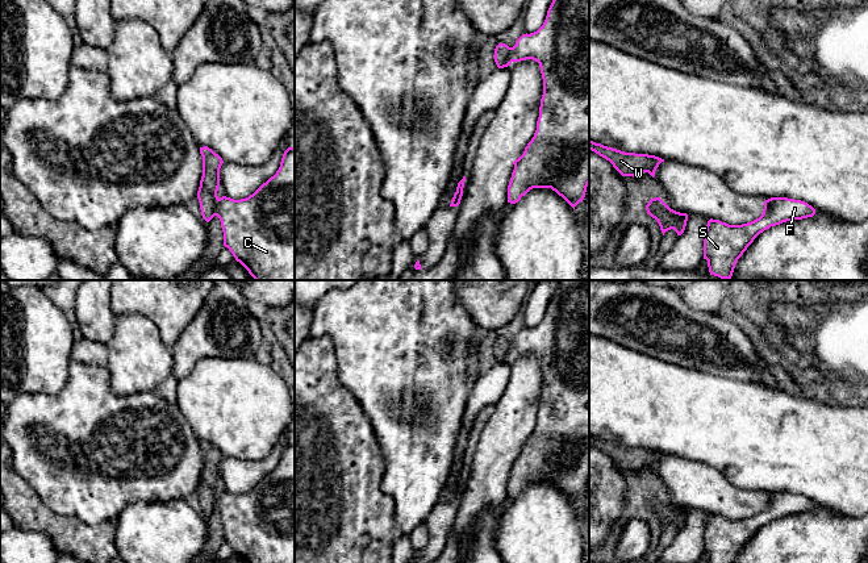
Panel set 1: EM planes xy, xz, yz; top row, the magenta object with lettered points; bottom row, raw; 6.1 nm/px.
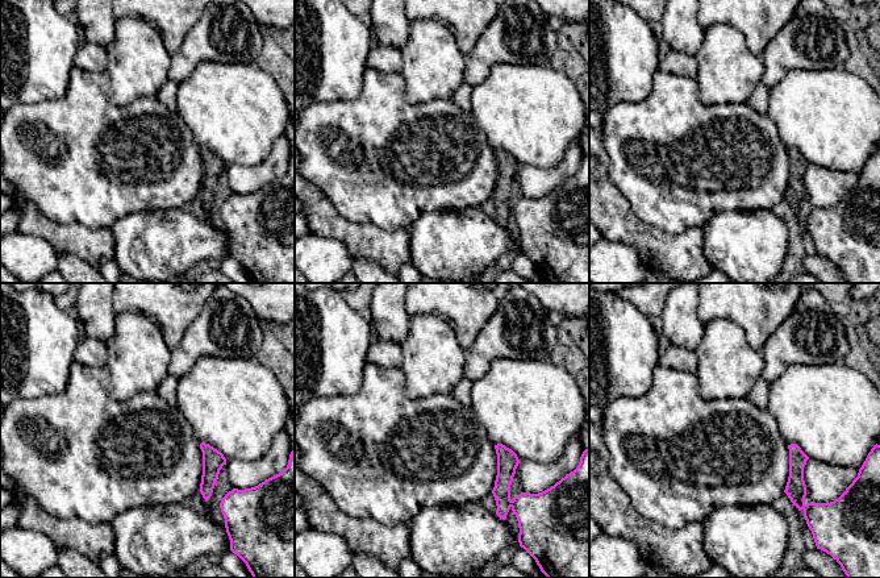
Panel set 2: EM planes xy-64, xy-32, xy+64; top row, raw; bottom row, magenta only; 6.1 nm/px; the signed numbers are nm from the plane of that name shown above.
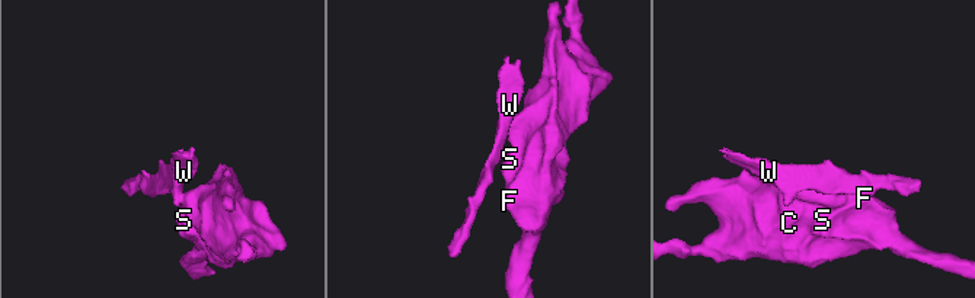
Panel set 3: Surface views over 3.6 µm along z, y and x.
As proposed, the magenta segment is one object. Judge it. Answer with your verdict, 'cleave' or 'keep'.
cleave

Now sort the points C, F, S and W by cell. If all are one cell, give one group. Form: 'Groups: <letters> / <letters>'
Groups: C F S / W

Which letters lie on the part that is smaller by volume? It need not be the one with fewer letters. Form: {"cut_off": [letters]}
{"cut_off": ["W"]}

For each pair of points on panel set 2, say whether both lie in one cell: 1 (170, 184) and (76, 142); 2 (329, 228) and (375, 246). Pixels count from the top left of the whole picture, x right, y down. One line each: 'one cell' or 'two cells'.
1: one cell
2: one cell

